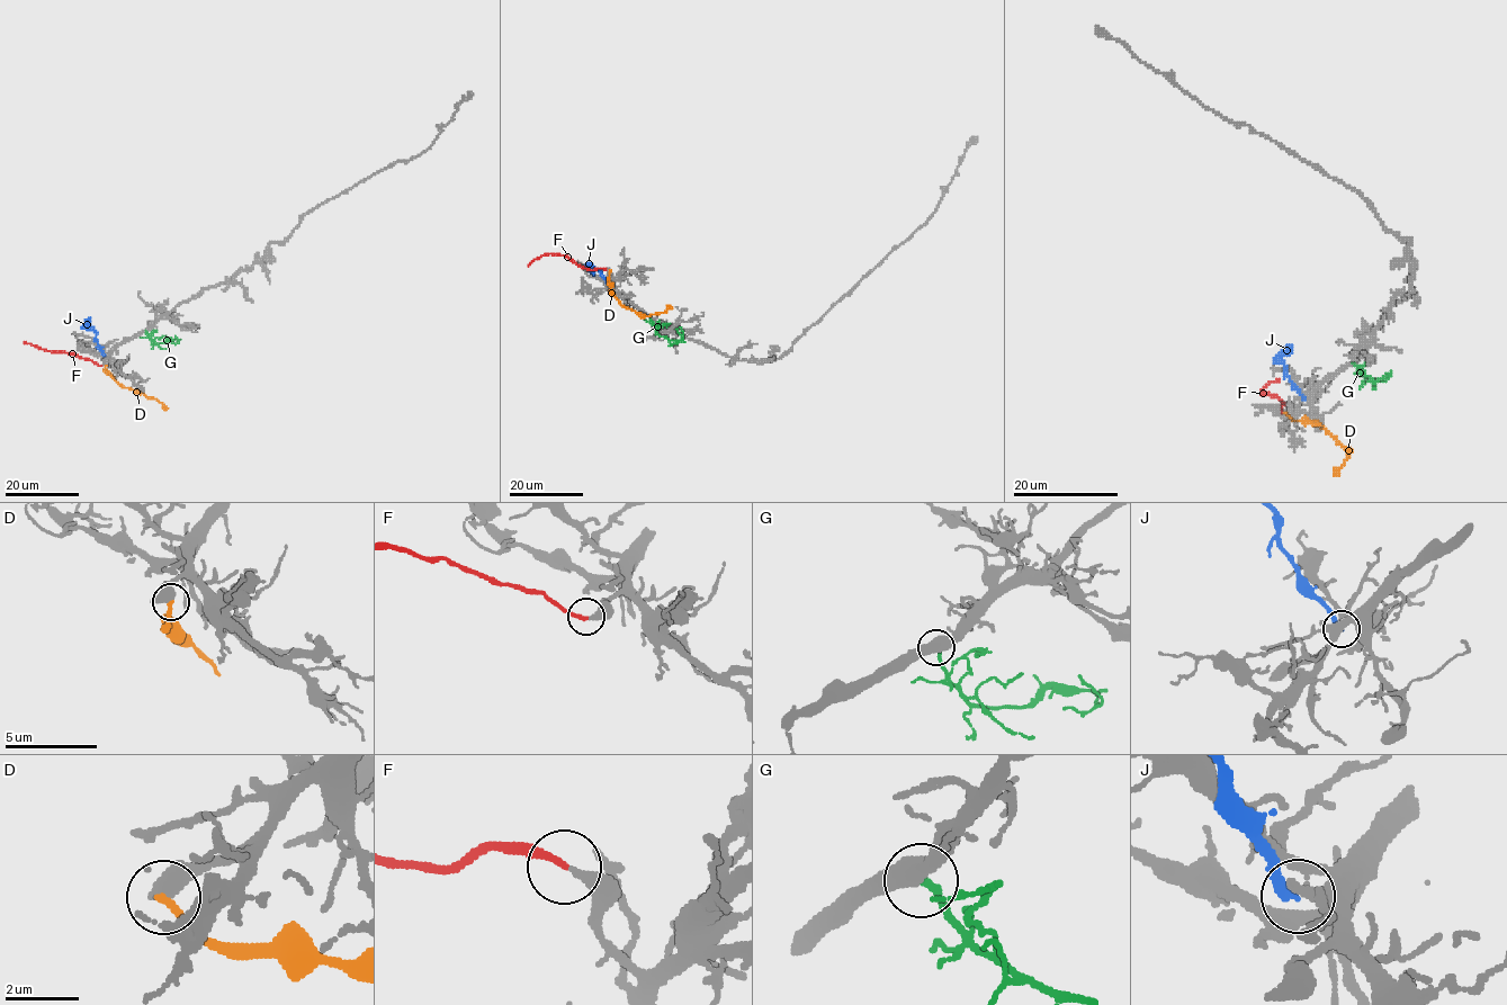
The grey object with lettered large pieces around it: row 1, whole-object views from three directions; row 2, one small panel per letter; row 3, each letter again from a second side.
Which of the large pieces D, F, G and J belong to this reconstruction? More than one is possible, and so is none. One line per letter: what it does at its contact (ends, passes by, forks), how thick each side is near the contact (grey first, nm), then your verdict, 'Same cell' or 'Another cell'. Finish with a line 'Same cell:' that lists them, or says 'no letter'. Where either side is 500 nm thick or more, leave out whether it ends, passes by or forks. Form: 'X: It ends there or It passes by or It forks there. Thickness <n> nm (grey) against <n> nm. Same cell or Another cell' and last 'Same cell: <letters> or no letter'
D: Thickness 600 nm (grey) against 240 nm. Another cell
F: It ends there. Thickness 360 nm (grey) against 200 nm. Same cell
G: Thickness 500 nm (grey) against 220 nm. Another cell
J: It ends there. Thickness 160 nm (grey) against 260 nm. Another cell
Same cell: F

